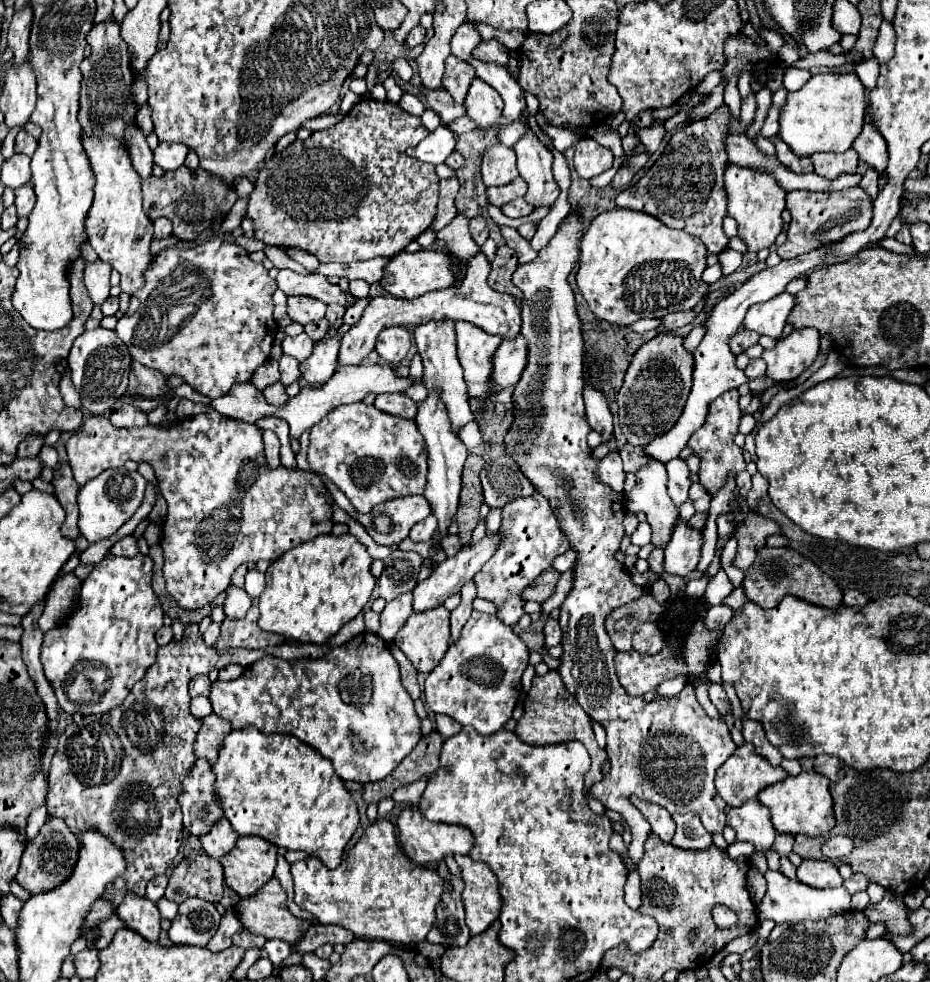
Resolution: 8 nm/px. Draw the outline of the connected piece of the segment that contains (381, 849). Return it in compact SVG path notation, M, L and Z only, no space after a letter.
M379 819L361 835L357 845L337 869L327 869L317 857L291 865L295 883L295 903L309 911L319 923L341 925L363 939L391 943L425 941L441 895L451 887L431 867L415 865L399 847L395 825Z

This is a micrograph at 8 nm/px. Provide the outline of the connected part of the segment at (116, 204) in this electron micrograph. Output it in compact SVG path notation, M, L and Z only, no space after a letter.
M83 137L83 147L95 175L95 199L91 217L87 217L87 233L91 233L89 245L101 261L121 273L121 289L133 295L143 289L145 271L153 263L149 249L153 241L153 221L143 213L141 177L135 173L129 153L113 137Z

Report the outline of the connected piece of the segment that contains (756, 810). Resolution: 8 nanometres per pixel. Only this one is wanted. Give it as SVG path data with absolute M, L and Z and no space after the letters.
M751 799L741 807L733 807L727 813L727 825L735 829L739 841L749 841L755 849L769 849L777 835L769 809L759 805L757 799Z

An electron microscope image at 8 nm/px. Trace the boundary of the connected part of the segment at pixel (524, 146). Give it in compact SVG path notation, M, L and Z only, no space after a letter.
M533 131L523 139L519 139L513 149L517 153L519 175L527 183L525 201L533 209L551 207L561 191L551 171L553 153L545 145L541 145L541 141Z

